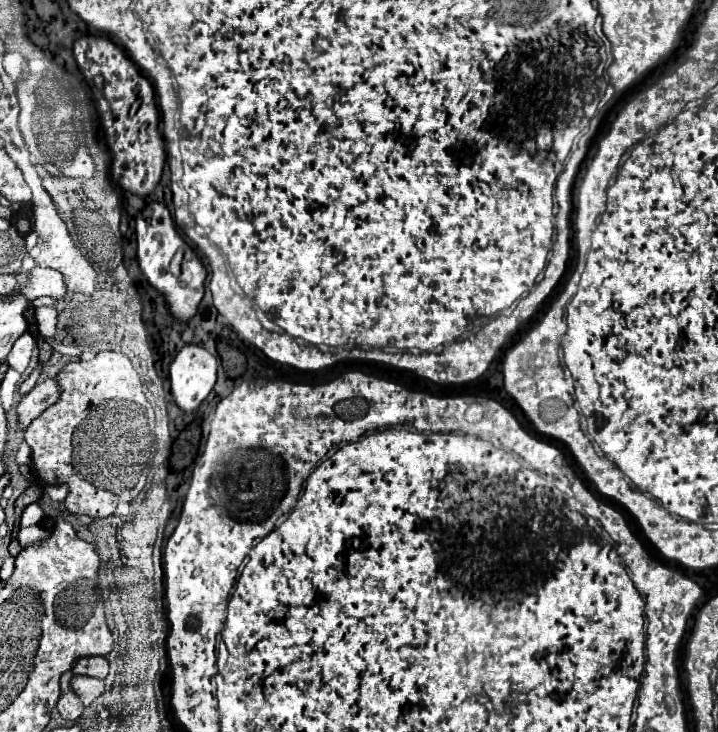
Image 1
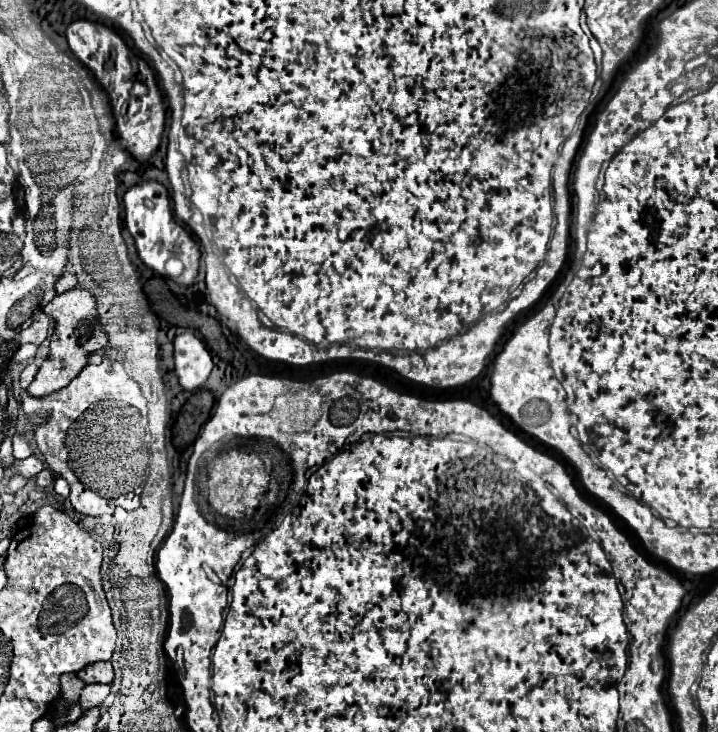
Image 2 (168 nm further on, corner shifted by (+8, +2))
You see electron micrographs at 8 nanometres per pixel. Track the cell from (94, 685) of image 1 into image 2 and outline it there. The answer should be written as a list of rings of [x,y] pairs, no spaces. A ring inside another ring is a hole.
[[[86,685],[82,689],[82,695],[80,695],[80,705],[84,709],[92,709],[92,707],[100,707],[102,701],[108,697],[110,693],[110,685]]]

